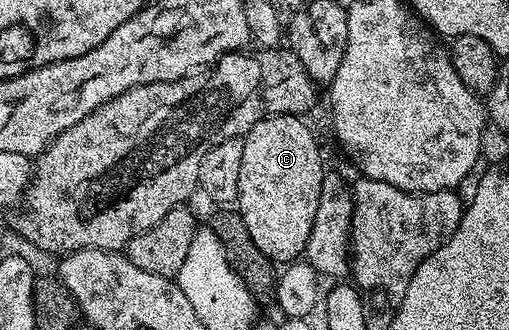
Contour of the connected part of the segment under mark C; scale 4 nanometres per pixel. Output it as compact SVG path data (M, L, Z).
M266 116L257 126L253 126L242 137L241 174L237 178L237 210L249 229L249 235L257 245L257 250L279 266L298 261L307 251L310 230L317 213L317 204L321 199L323 152L319 149L319 140L311 133L303 116Z

